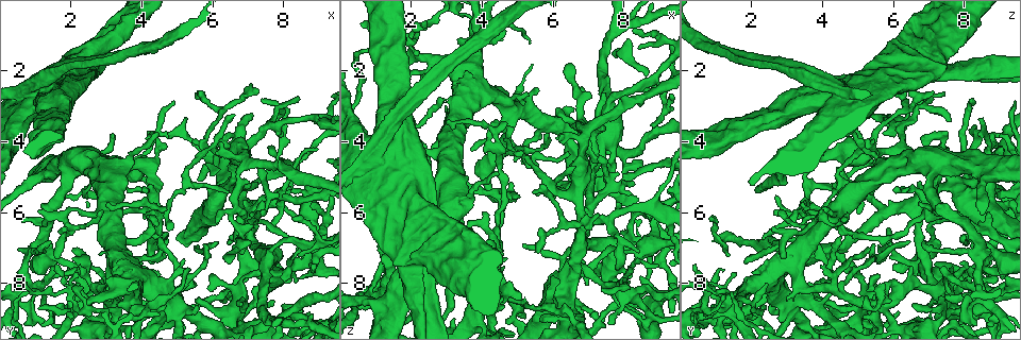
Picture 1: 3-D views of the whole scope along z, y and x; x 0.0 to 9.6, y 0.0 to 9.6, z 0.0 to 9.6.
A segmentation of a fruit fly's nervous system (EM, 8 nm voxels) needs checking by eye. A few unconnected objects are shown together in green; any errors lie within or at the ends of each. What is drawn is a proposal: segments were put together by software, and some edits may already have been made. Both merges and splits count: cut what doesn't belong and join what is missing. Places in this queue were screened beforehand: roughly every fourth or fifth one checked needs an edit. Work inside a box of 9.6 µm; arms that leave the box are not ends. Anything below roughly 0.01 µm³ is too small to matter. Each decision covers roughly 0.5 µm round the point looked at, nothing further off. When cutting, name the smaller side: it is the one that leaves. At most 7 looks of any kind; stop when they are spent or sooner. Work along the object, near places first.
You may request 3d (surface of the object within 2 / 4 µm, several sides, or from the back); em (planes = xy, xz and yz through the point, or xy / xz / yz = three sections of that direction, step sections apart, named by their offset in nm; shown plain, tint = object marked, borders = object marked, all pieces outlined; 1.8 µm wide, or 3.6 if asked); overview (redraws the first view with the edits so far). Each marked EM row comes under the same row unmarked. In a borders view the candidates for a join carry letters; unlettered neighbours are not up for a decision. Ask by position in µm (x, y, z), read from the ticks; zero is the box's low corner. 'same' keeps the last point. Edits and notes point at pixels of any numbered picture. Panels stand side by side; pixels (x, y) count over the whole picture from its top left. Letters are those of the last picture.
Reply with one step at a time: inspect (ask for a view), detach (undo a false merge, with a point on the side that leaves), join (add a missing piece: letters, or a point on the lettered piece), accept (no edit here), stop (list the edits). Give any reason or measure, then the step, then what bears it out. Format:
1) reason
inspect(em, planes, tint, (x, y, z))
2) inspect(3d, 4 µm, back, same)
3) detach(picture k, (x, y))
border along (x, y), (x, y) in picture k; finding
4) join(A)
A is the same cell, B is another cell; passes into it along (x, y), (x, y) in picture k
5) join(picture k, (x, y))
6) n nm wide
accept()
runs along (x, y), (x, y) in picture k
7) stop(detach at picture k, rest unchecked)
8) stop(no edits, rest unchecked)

branch stops here
inspect(em, xz, step 16, tint, (8.40, 7.20, 1.35))

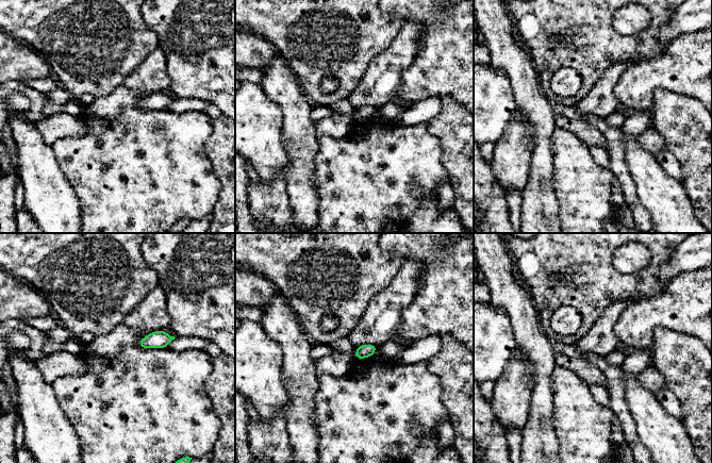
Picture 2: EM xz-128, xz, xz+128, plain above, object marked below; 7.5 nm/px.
inspect(em, planes, tint, same)

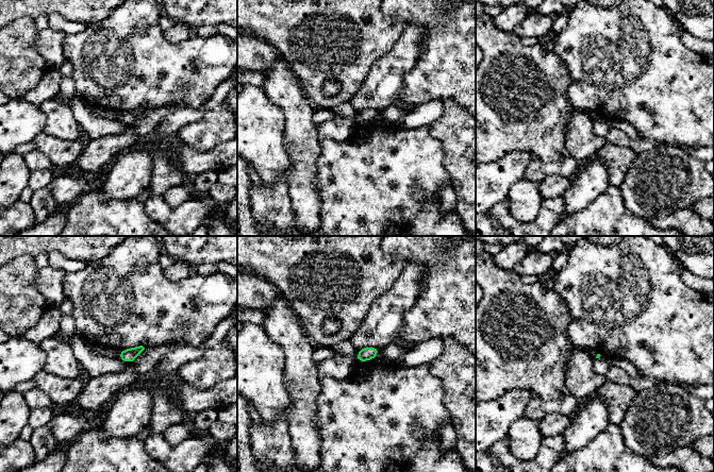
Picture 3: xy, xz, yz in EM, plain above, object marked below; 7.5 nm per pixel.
what lies round it
inspect(em, planes, borders, same)

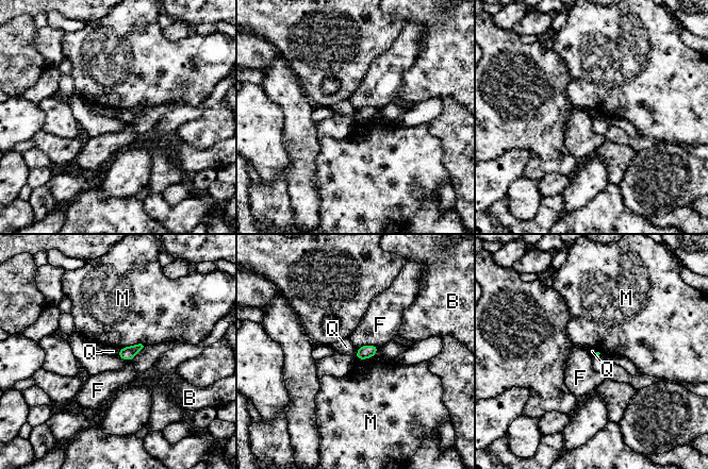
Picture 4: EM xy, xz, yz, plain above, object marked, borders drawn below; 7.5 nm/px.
M touches over 220 nm
accept()
B, F, M and Q are other cells; border along (358, 349), (355, 356) in picture 4; no lettered piece goes on from it

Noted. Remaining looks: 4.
branch point
inspect(3d, 2 µm, back, (6.85, 5.90, 6.60))

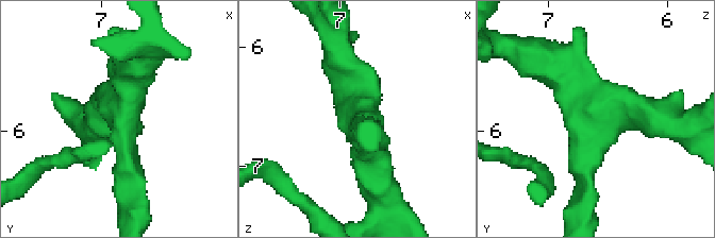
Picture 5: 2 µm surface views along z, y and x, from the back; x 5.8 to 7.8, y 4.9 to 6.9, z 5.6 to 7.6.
3 arms; arms of 200, 240, 320 nm
inspect(em, planes, borders, (6.82, 5.84, 6.56))

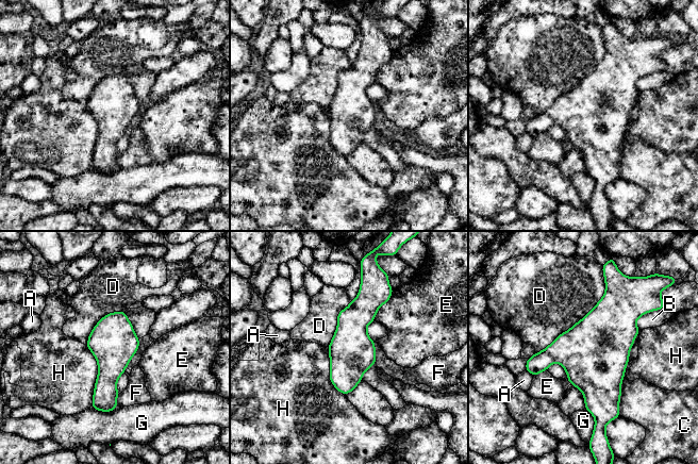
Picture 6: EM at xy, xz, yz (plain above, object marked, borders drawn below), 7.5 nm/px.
accept()
A, B, C, D, E, F, G and H are other cells; border along (85, 345), (98, 369), (92, 406) in picture 6; one neuron here

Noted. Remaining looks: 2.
stop(no edits, rest unchecked)

